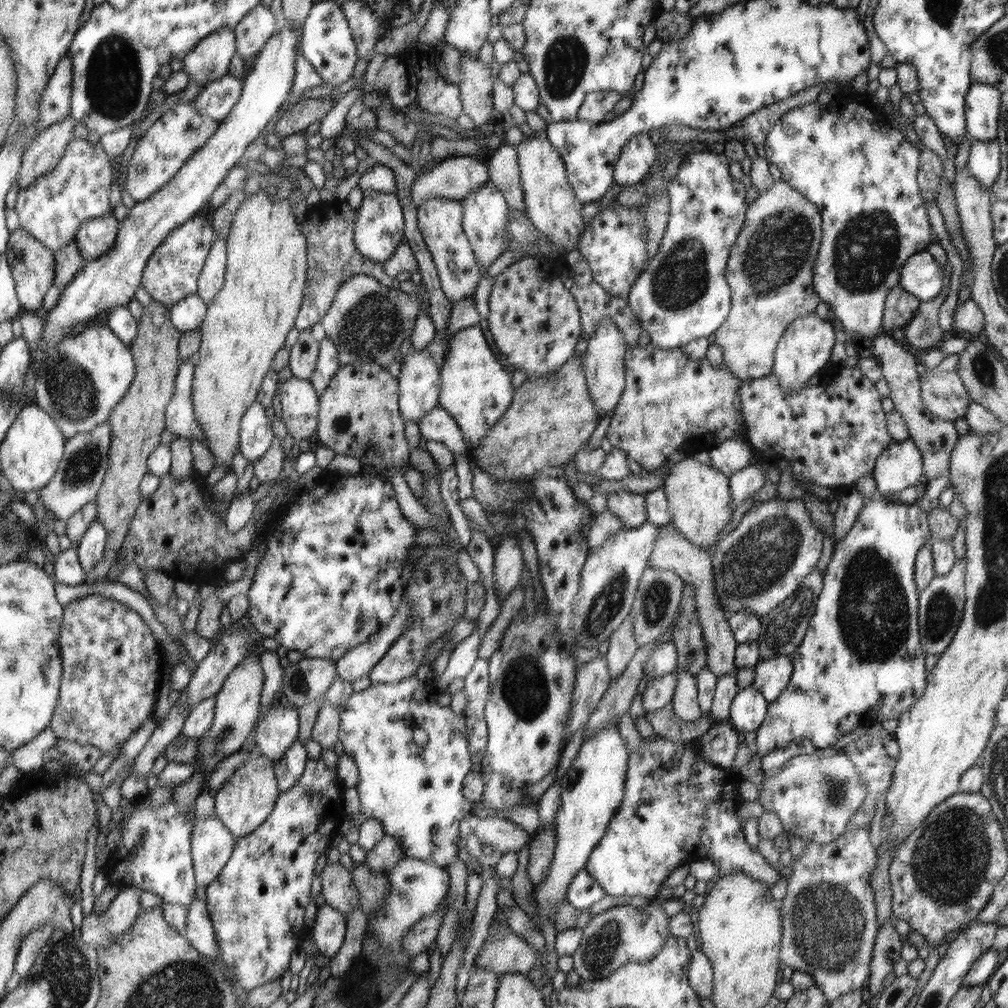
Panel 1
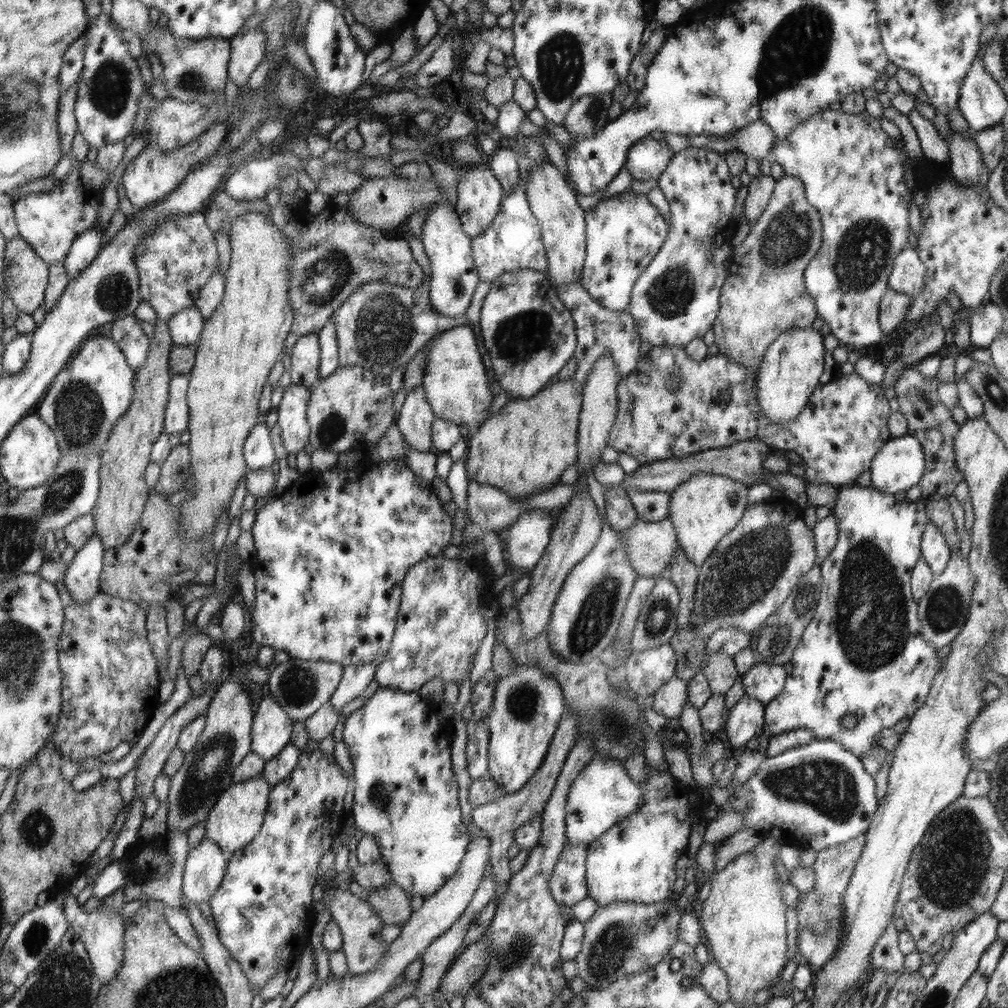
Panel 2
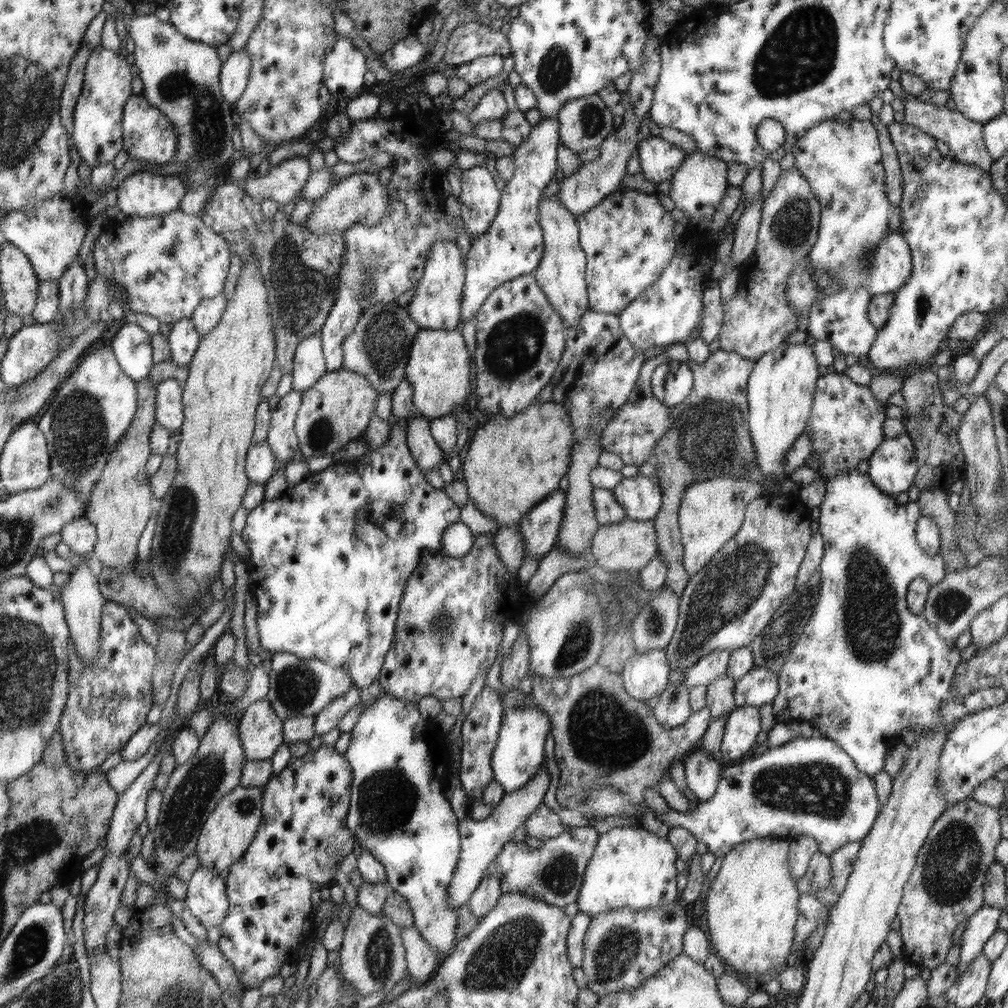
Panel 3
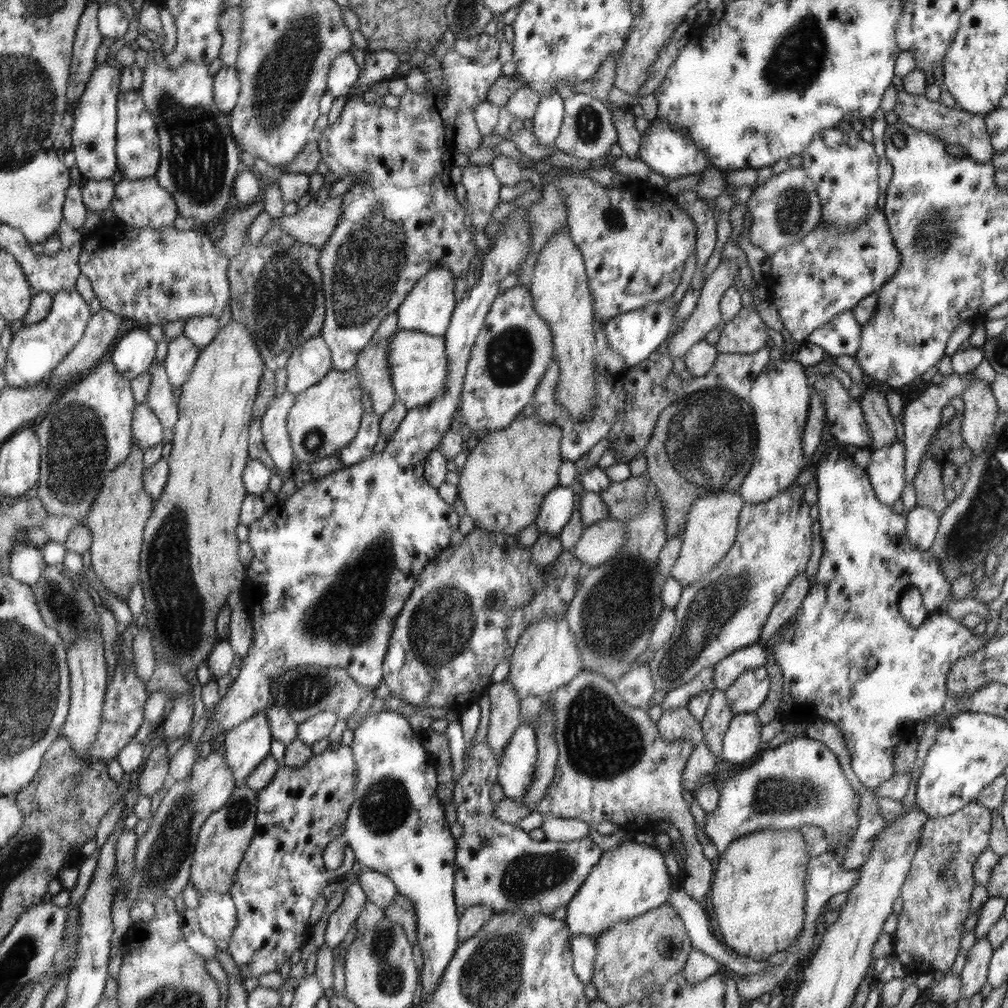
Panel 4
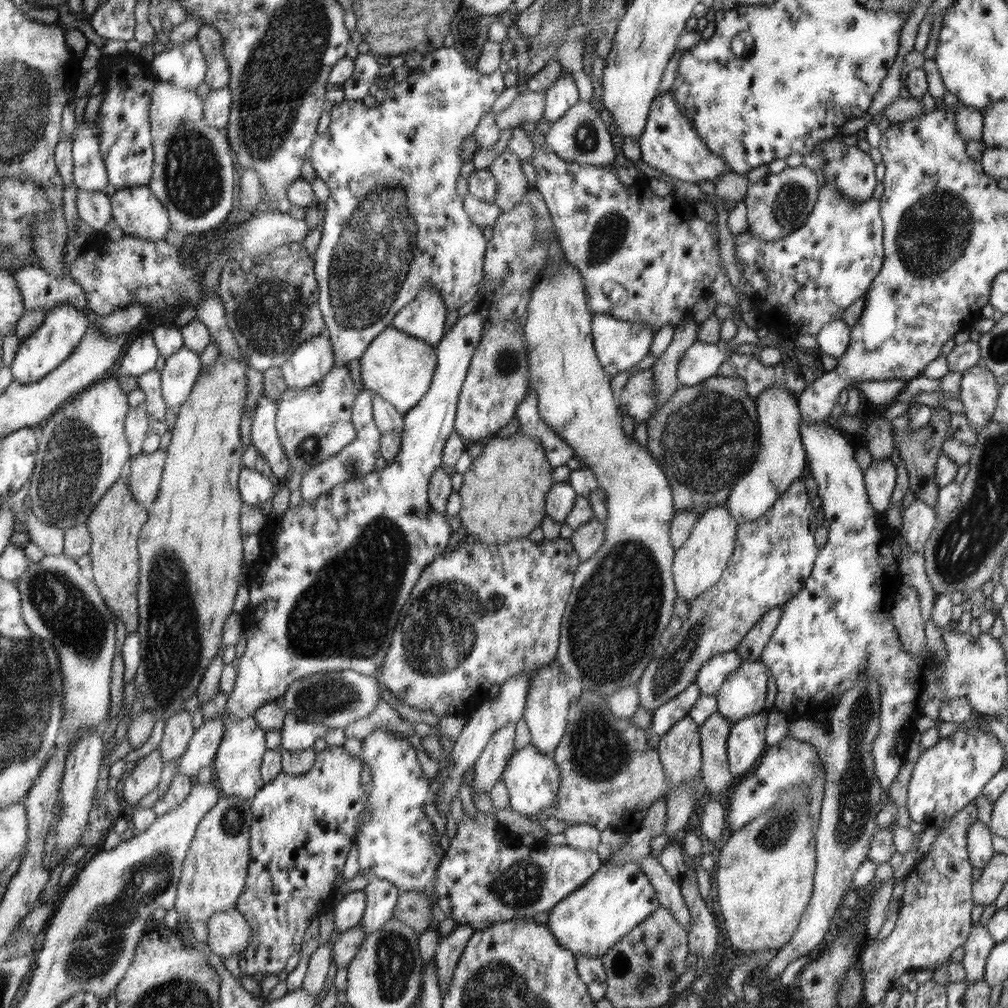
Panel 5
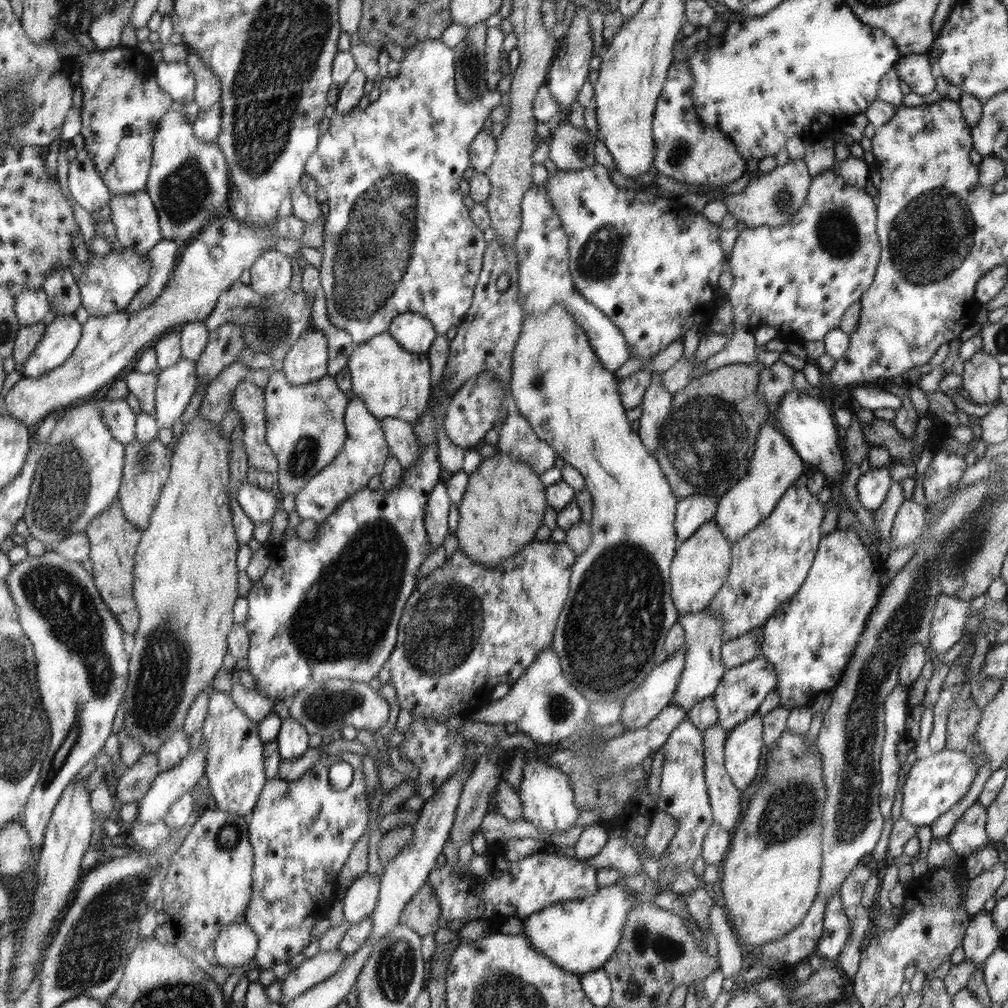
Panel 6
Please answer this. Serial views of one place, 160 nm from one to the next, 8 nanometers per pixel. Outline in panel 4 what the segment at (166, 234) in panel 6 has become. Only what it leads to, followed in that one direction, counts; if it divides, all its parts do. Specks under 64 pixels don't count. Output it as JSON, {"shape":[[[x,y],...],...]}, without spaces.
{"shape":[[[160,48],[147,51],[148,58],[146,58],[146,67],[143,72],[143,82],[140,88],[141,95],[144,97],[144,102],[147,111],[152,114],[153,121],[156,123],[156,129],[159,137],[160,144],[160,160],[158,170],[155,174],[155,179],[162,188],[165,188],[172,197],[174,201],[177,202],[178,213],[184,217],[190,217],[197,227],[204,227],[206,222],[212,222],[212,220],[218,220],[222,216],[222,212],[226,210],[228,206],[228,200],[232,196],[233,183],[236,179],[236,174],[240,172],[240,168],[245,168],[243,164],[240,164],[240,148],[236,146],[236,141],[234,141],[233,134],[228,128],[228,115],[226,113],[218,110],[218,106],[214,103],[214,94],[212,94],[212,76],[208,72],[209,66],[206,63],[196,63],[192,60],[183,60],[182,64],[177,64],[177,66],[171,66],[171,58],[168,57],[170,54],[163,53]]]}

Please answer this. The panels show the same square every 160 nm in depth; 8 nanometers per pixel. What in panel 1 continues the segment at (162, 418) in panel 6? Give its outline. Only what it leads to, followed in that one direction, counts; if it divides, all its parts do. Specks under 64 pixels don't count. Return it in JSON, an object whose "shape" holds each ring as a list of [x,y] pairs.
{"shape":[[[190,295],[188,299],[181,300],[169,308],[169,317],[173,325],[181,332],[199,330],[204,323],[209,303],[202,300],[202,297]]]}

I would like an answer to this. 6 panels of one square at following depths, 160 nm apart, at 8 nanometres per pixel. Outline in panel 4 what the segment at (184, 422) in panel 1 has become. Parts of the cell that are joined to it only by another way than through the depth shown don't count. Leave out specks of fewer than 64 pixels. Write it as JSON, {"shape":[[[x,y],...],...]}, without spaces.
{"shape":[[[163,363],[151,365],[147,370],[150,377],[150,386],[146,394],[145,403],[159,418],[164,428],[173,428],[178,420],[176,394],[170,384],[169,376]]]}

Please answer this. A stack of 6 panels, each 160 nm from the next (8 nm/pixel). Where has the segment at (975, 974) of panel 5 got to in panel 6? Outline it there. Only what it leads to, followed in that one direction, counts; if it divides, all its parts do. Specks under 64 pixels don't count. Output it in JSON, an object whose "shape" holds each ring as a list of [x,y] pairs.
{"shape":[[[982,910],[971,915],[961,944],[965,958],[973,960],[979,968],[979,964],[1000,946],[1001,935],[990,912]]]}

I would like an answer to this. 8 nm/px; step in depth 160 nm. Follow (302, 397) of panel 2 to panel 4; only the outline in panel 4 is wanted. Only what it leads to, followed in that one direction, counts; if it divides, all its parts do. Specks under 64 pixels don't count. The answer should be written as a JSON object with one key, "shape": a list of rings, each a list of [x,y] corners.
{"shape":[[[290,392],[275,396],[268,403],[266,412],[259,418],[263,443],[278,475],[297,466],[288,429],[289,410],[294,403],[296,403],[296,395]]]}

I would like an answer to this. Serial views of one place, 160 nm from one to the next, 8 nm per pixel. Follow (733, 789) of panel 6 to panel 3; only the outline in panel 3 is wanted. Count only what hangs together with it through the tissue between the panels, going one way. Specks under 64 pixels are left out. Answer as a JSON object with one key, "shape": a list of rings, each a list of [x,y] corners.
{"shape":[[[722,675],[707,687],[707,707],[713,718],[721,718],[736,708],[736,681]]]}

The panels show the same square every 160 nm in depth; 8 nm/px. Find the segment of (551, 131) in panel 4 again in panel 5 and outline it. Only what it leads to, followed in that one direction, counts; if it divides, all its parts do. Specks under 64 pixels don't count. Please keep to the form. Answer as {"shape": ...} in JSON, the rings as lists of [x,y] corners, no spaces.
{"shape":[[[566,71],[544,92],[544,116],[542,119],[546,120],[548,124],[558,122],[580,100],[576,80],[570,72]]]}

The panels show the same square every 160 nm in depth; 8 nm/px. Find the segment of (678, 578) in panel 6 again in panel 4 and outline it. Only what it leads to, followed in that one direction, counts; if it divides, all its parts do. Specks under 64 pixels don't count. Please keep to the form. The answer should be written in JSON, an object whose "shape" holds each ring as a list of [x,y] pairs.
{"shape":[[[727,489],[695,499],[689,516],[687,516],[685,530],[682,532],[679,558],[670,572],[670,577],[676,579],[682,587],[690,587],[710,574],[737,541],[737,532],[740,530],[740,514],[745,503],[745,500],[742,500],[737,492]]]}

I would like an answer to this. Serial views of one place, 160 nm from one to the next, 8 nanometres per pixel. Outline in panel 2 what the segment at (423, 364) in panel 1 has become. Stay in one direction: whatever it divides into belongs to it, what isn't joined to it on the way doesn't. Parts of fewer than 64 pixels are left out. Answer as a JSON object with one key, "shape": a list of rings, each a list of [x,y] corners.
{"shape":[[[422,385],[408,392],[396,423],[403,434],[404,444],[418,452],[433,451],[432,426],[435,418]]]}

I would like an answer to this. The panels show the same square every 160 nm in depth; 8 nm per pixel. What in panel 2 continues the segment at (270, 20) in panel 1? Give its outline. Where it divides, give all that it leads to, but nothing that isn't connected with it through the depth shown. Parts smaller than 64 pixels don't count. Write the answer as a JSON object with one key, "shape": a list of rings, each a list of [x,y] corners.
{"shape":[[[256,27],[232,36],[233,54],[230,55],[230,81],[242,87],[266,56],[266,35]]]}

